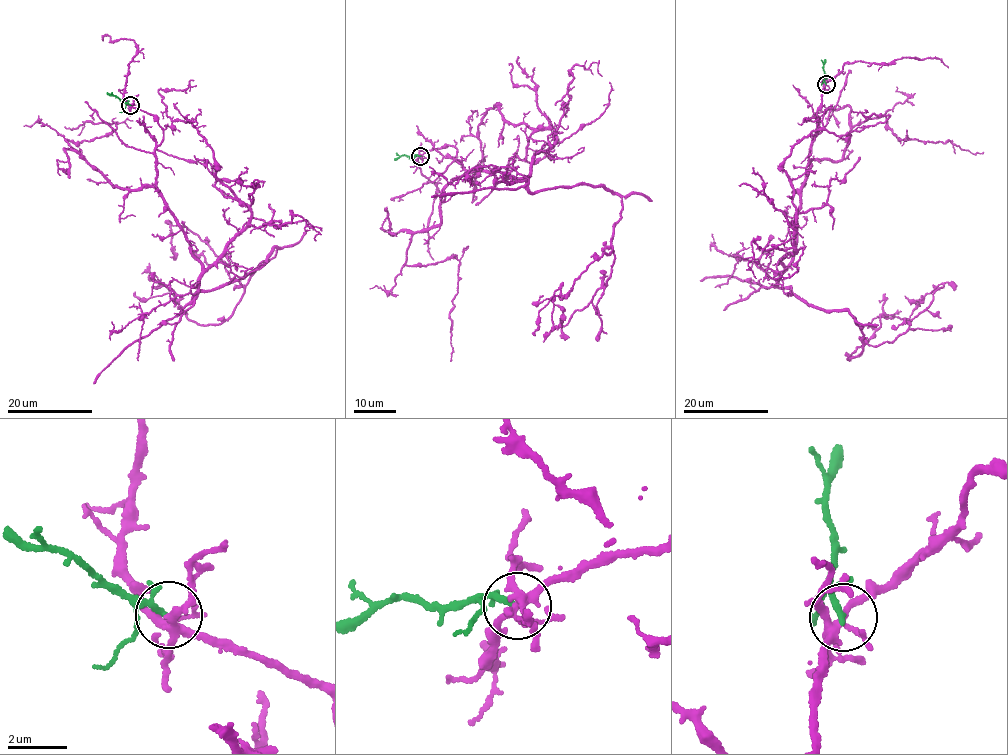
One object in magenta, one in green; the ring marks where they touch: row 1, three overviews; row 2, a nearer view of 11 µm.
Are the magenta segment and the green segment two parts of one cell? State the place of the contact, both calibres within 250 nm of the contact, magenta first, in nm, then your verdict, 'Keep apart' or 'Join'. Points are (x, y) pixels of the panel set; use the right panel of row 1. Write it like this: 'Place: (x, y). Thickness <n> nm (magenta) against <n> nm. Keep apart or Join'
Place: (826, 84). Thickness 260 nm (magenta) against 140 nm. Keep apart

